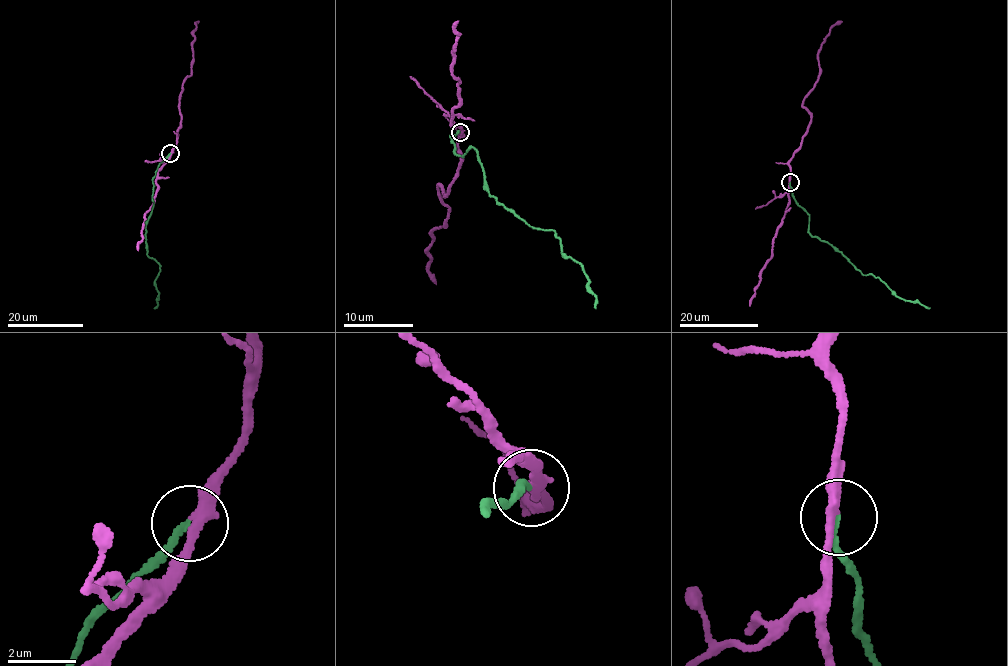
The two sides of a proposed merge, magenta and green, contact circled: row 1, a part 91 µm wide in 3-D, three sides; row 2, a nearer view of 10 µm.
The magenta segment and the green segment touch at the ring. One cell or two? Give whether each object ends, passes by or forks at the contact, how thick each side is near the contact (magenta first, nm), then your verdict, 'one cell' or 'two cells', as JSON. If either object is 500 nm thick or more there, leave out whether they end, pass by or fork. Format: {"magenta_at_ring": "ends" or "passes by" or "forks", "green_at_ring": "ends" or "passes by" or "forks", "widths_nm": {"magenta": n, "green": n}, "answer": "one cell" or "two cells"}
{"magenta_at_ring": "passes by", "green_at_ring": "ends", "widths_nm": {"magenta": 320, "green": 160}, "answer": "two cells"}

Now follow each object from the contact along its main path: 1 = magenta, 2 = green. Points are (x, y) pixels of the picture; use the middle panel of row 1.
1: (459, 133), (460, 162), (447, 192), (436, 187), (448, 215), (429, 233), (428, 268), (437, 284)
2: (459, 132), (451, 138), (455, 153), (474, 150), (489, 194), (554, 232), (562, 255), (581, 265), (596, 309)

